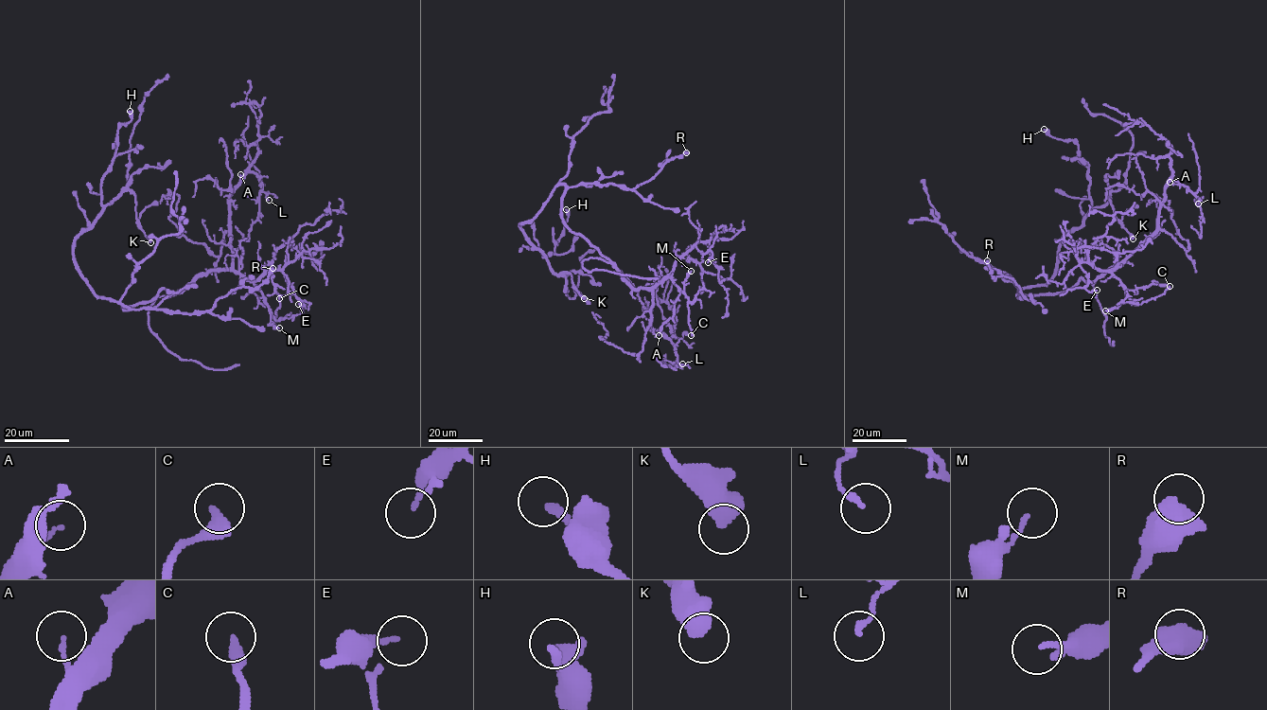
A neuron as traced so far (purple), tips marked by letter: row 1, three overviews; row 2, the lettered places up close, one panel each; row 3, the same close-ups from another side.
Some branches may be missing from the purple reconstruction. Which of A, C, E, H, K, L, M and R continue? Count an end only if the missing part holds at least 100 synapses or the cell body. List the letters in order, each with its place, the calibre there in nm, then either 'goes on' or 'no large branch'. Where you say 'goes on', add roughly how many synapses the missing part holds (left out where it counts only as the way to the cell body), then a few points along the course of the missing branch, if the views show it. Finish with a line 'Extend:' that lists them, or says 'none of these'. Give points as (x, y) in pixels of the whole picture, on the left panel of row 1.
A: (240, 174) | 110 nm | no large branch
C: (279, 298) | 440 nm | no large branch
E: (298, 304) | 160 nm | no large branch
H: (130, 111) | 240 nm | no large branch
K: (150, 242) | 600 nm | no large branch
L: (269, 200) | 170 nm | no large branch
M: (279, 328) | 130 nm | no large branch
R: (272, 268) | 460 nm | no large branch
Extend: none of these

